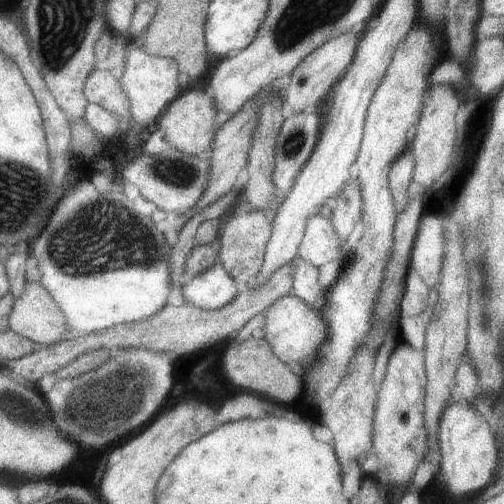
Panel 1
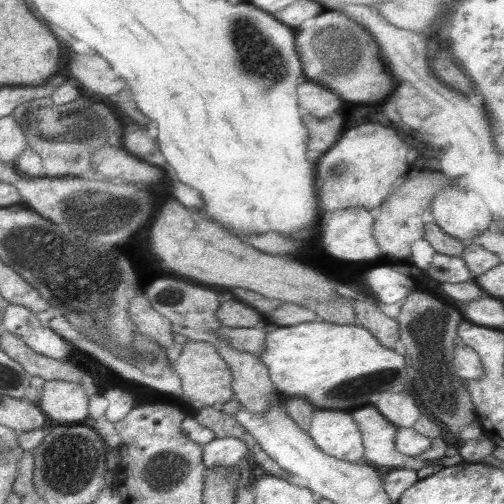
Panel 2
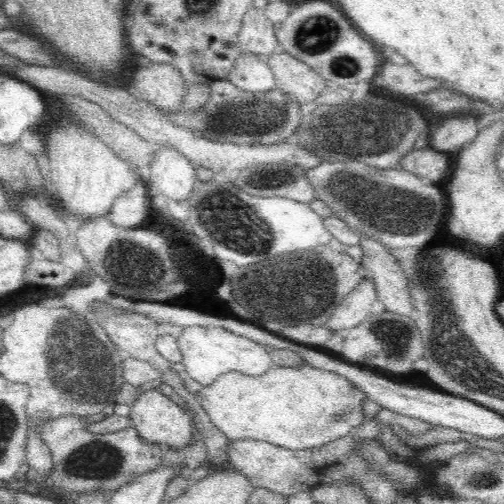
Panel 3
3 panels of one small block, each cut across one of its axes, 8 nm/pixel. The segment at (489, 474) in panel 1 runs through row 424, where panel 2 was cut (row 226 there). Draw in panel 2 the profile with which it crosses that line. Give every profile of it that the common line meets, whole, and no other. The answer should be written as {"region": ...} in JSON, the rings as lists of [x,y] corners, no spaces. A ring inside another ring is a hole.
{"region":[[[447,188],[435,194],[433,204],[431,204],[431,212],[435,218],[435,224],[449,236],[457,238],[457,240],[473,240],[475,236],[479,236],[491,222],[491,214],[485,208],[485,204],[479,200],[477,194],[473,192],[463,192],[463,188]]]}

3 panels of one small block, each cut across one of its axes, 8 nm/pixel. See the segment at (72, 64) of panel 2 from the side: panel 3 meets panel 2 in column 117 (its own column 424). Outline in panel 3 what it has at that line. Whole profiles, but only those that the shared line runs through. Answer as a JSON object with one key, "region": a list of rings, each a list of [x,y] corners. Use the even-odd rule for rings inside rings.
{"region":[[[384,62],[376,76],[372,78],[374,88],[382,90],[384,94],[398,94],[398,96],[414,96],[420,92],[432,92],[438,90],[440,82],[428,80],[428,76],[418,74],[418,70],[412,64],[396,66],[390,62]]]}

